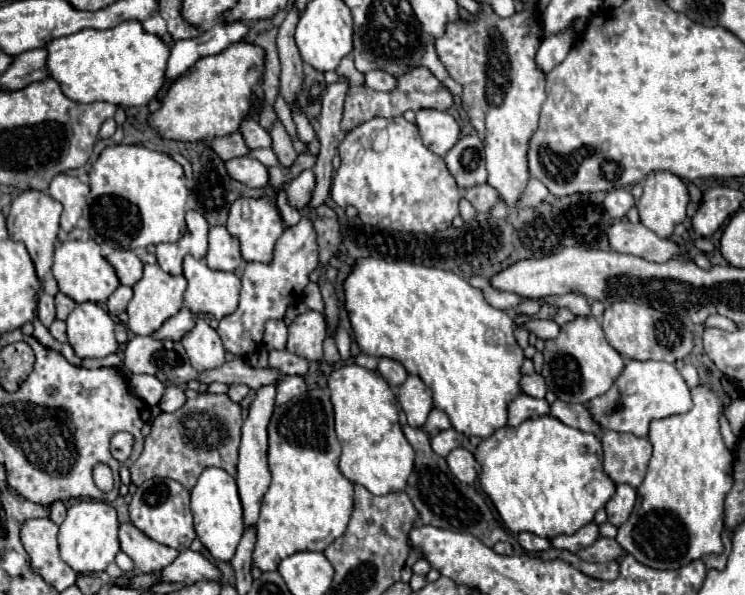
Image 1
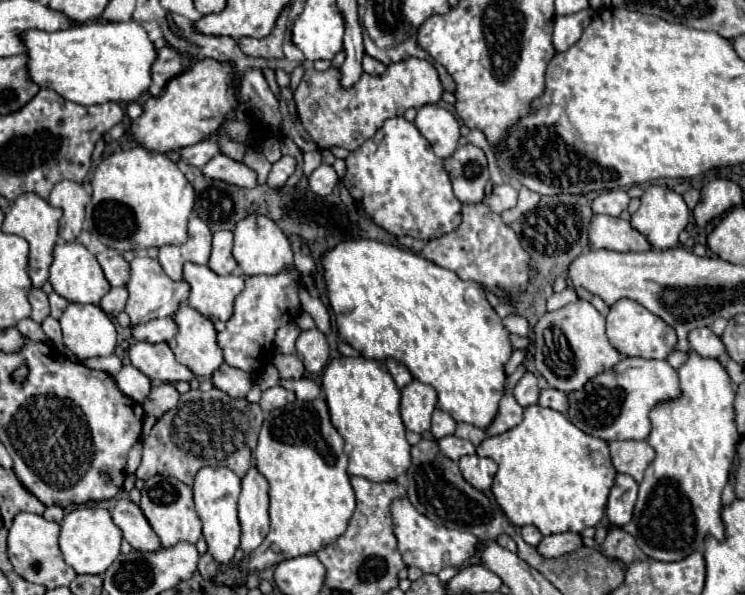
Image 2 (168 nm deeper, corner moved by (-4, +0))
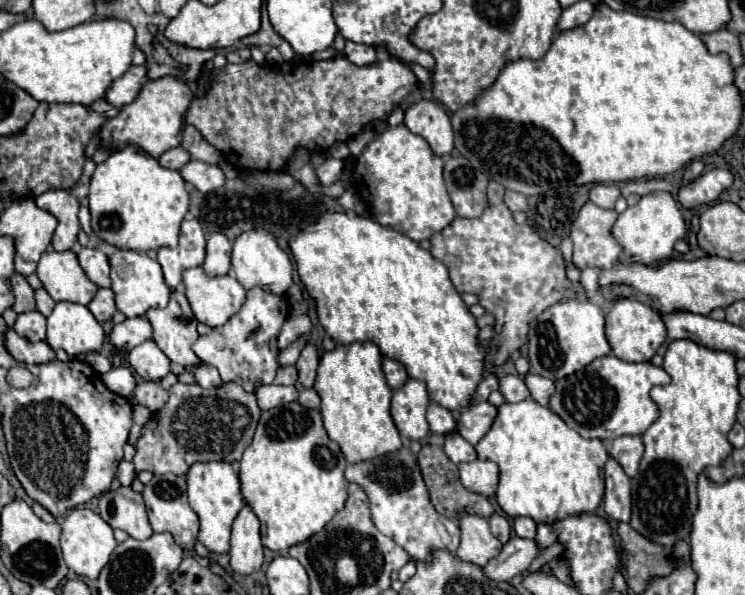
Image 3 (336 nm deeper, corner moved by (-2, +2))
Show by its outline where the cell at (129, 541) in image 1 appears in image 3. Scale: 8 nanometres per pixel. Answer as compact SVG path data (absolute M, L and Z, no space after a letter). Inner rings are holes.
M119 486L99 496L99 516L111 526L125 530L137 540L147 540L153 530L147 520L147 508L143 496L131 486Z

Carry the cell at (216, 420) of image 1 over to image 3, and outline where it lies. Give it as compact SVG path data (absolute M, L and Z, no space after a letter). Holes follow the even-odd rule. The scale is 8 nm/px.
M175 382L167 390L167 396L165 406L151 414L141 438L137 440L137 454L133 458L135 474L147 470L153 474L173 472L183 476L195 462L223 460L237 464L241 460L245 448L253 440L259 416L257 402L251 394L233 382L209 390L197 384Z

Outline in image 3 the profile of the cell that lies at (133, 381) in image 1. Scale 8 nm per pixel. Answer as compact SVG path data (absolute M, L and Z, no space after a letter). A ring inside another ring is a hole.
M111 368L107 374L101 376L103 378L103 384L111 390L111 392L117 392L119 396L131 396L133 394L133 388L135 388L135 376L129 368Z

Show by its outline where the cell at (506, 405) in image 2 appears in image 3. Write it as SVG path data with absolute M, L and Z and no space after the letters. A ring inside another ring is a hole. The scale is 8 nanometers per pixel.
M479 402L467 410L461 412L459 422L455 426L455 430L473 446L487 434L487 430L491 428L493 420L497 416L497 408L491 406L489 402Z

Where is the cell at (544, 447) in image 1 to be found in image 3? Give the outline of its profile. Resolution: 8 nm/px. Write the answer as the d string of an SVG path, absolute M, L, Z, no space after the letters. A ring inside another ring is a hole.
M521 400L517 404L503 402L497 408L497 416L491 424L491 430L479 440L475 446L481 460L491 460L499 466L499 488L497 502L501 510L511 516L529 516L535 522L551 524L553 520L561 520L565 516L595 512L603 500L605 482L603 482L603 466L609 458L601 440L587 440L579 436L573 428L569 428L555 412L547 406L537 404L535 400Z

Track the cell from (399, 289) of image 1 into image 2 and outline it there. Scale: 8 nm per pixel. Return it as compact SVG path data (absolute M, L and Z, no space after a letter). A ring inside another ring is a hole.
M353 240L353 242L341 242L337 244L333 250L329 250L325 254L323 260L325 266L325 280L327 280L327 288L329 288L329 304L335 310L337 316L337 328L339 328L339 336L345 338L353 348L357 348L365 358L375 358L375 360L385 360L385 358L395 358L399 362L403 362L409 372L413 374L413 378L421 380L423 384L429 384L437 390L437 398L439 398L439 408L449 412L453 416L453 420L459 422L467 422L473 424L481 430L487 430L487 426L491 426L491 422L495 420L495 414L499 410L499 398L505 394L505 384L507 384L507 374L505 374L505 364L511 358L513 346L509 340L509 330L503 326L503 320L497 316L495 308L487 302L485 298L485 288L473 280L461 280L455 272L437 266L431 260L425 260L417 254L411 254L407 250L401 250L397 246L391 244L381 244L375 240Z

